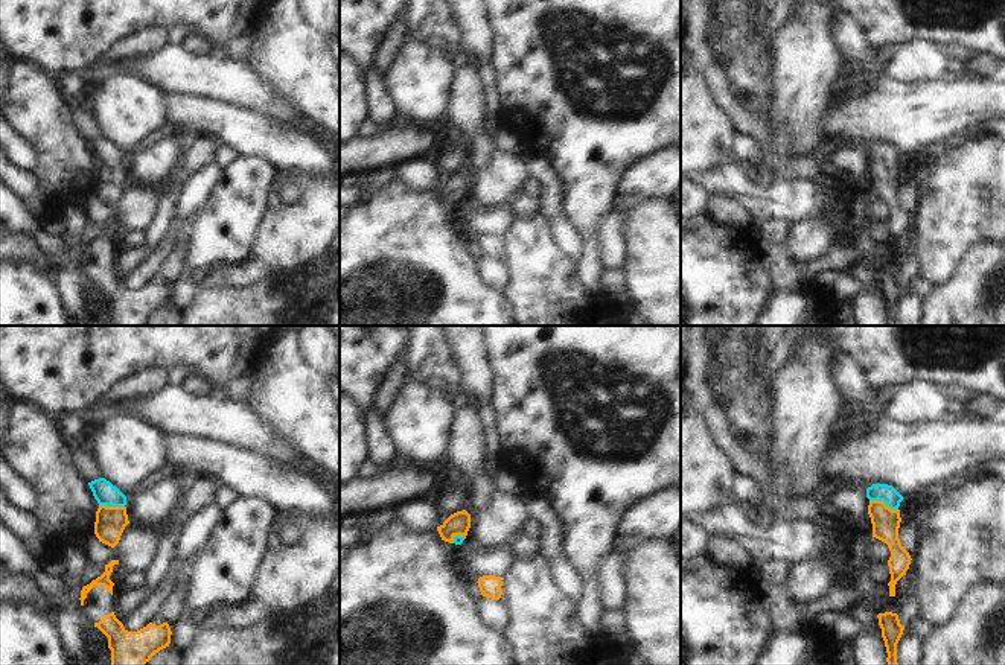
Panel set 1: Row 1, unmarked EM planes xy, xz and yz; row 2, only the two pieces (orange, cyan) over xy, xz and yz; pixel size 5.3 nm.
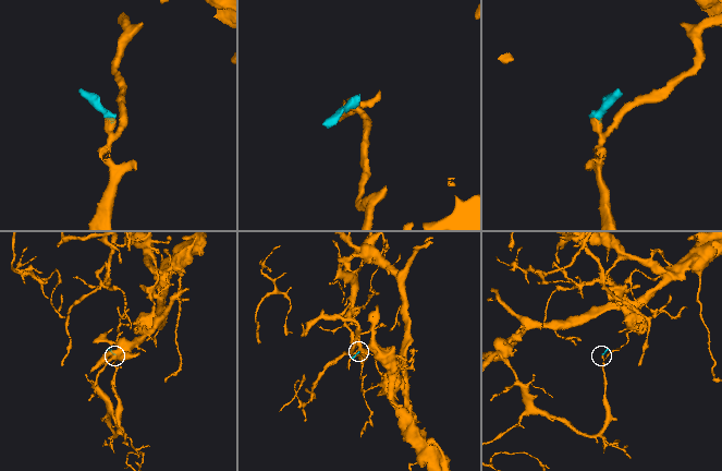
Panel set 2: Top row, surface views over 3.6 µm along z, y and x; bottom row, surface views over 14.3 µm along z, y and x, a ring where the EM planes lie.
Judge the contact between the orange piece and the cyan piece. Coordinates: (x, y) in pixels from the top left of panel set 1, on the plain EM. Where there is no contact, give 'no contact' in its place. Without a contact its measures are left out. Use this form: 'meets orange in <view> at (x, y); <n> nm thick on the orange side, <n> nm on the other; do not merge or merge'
meets orange in yz at (882, 160); 140 nm thick on the orange side, 100 nm on the other; merge

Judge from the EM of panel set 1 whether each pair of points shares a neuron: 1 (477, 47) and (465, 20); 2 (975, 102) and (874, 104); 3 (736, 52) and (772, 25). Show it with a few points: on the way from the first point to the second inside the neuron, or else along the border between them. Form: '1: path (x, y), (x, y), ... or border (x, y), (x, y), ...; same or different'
1: path (477, 41), (471, 26); same
2: path (950, 104), (899, 104); same
3: border (768, 15), (760, 29), (766, 50); different

